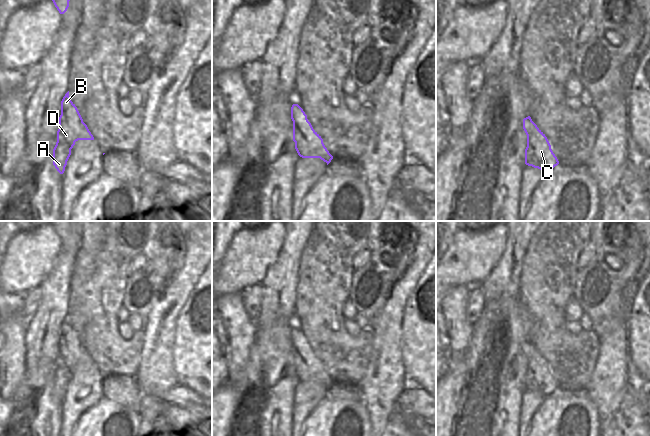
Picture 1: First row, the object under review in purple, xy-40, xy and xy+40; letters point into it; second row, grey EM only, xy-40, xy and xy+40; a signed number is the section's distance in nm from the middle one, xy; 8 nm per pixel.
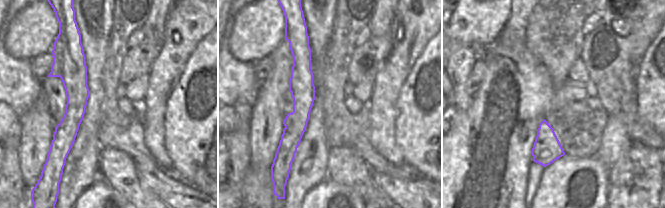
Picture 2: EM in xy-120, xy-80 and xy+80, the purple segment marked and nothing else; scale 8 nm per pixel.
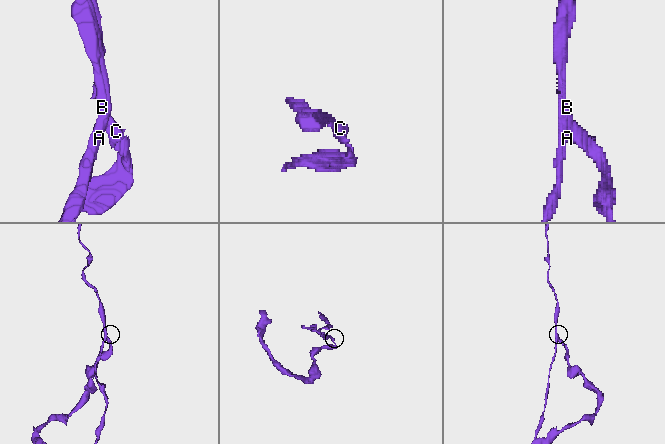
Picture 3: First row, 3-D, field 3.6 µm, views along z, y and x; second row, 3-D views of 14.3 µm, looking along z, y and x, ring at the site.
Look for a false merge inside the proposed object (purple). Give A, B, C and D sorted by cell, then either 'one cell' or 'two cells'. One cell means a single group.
A B D / C | two cells

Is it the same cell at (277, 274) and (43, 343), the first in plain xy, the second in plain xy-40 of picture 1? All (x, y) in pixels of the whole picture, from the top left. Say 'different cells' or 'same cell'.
same cell

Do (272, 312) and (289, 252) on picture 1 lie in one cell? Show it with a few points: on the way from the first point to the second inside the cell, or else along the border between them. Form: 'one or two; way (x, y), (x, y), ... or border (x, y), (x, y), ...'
one; way (277, 297), (278, 286), (286, 267)

